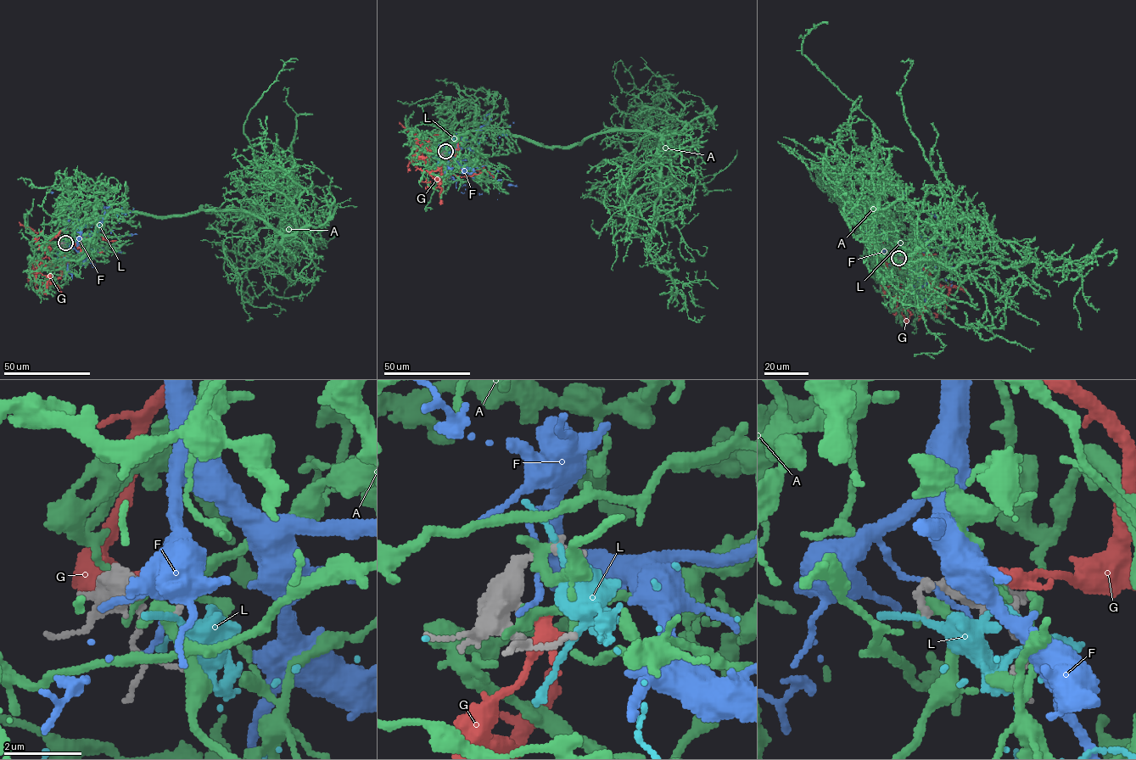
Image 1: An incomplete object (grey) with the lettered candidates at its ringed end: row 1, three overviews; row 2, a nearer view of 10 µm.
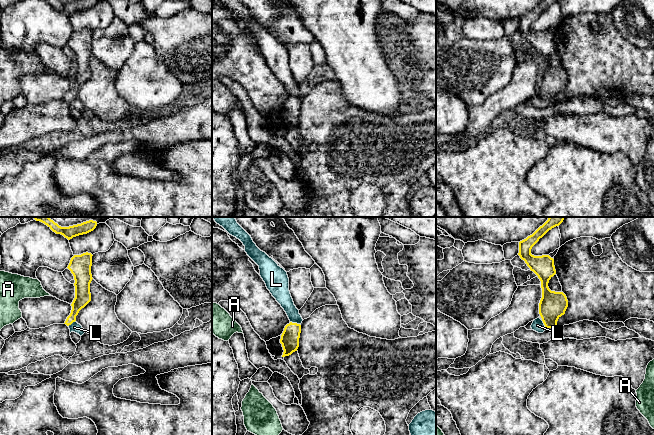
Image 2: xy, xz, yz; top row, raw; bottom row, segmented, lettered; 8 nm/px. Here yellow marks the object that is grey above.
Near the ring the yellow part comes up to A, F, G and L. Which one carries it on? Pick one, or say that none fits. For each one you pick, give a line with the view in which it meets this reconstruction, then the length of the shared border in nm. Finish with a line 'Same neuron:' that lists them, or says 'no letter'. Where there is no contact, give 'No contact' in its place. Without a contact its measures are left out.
Same neuron: no letter

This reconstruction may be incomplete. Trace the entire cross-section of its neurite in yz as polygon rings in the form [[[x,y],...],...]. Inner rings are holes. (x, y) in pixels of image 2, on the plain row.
[[[543,0],[532,11],[519,18],[518,31],[541,57],[539,90],[546,104],[557,103],[558,95],[565,90],[568,83],[568,76],[563,68],[551,67],[548,63],[549,56],[556,50],[554,35],[549,31],[534,32],[531,25],[549,6],[559,1]]]

